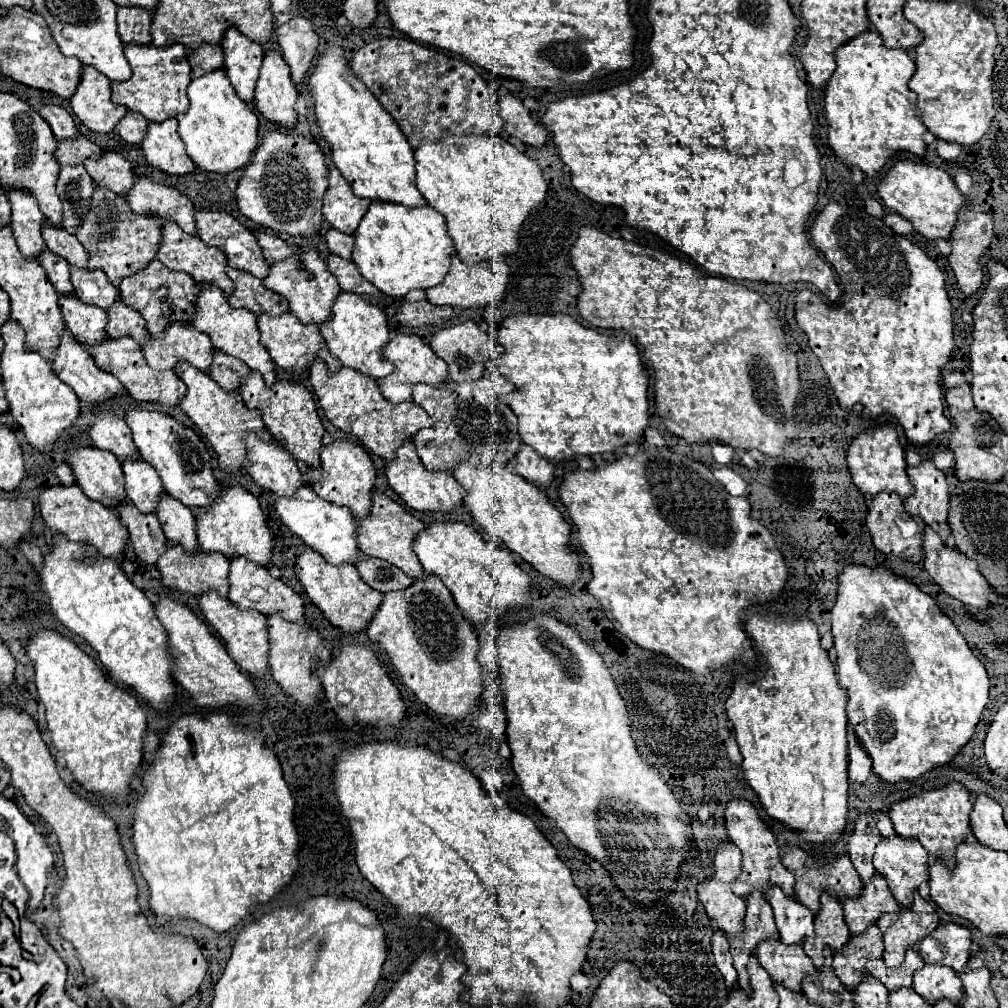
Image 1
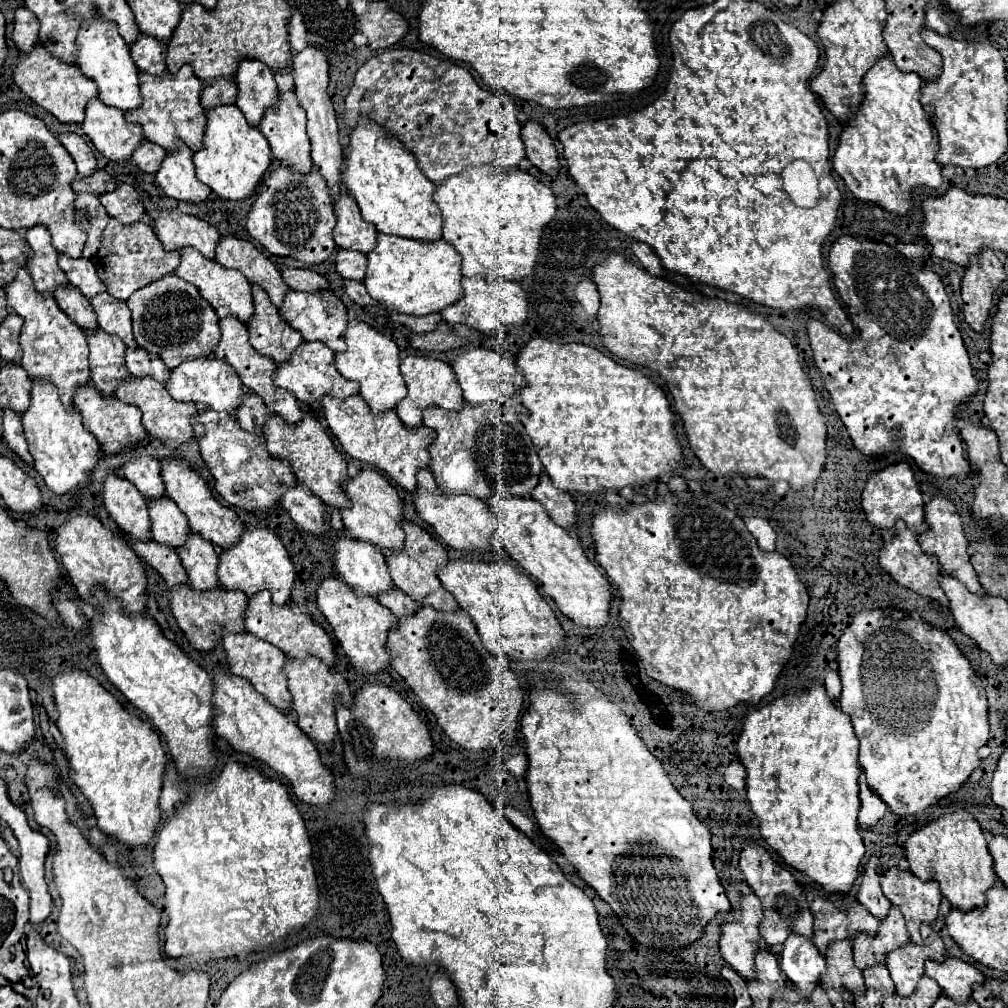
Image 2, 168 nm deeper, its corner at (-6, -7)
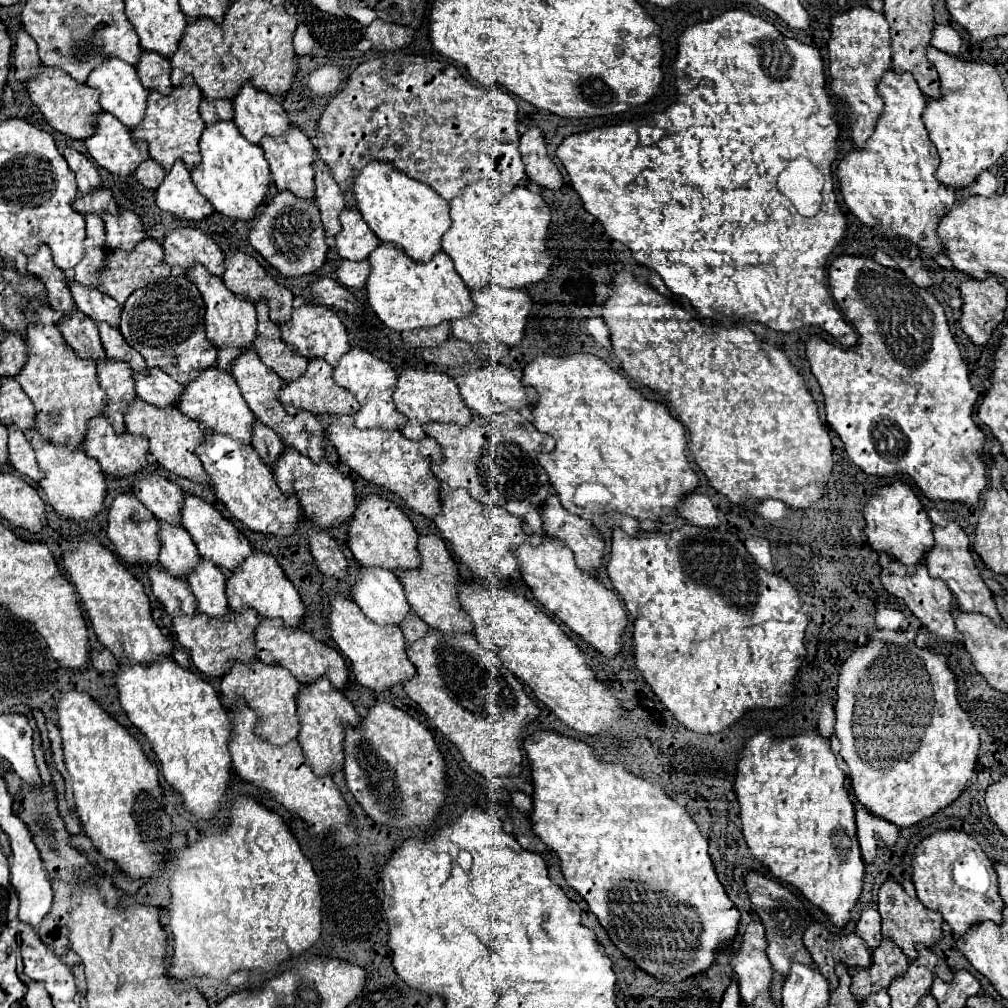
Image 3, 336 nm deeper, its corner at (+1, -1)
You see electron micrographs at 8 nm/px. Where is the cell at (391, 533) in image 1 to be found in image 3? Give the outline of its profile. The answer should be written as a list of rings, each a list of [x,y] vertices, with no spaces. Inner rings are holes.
[[[419,535],[417,551],[421,557],[421,565],[417,569],[397,571],[397,577],[405,589],[405,597],[411,605],[411,611],[417,613],[429,627],[443,633],[443,637],[453,637],[463,631],[473,631],[471,621],[467,621],[465,611],[459,605],[455,587],[459,581],[459,573],[443,539],[439,535]]]

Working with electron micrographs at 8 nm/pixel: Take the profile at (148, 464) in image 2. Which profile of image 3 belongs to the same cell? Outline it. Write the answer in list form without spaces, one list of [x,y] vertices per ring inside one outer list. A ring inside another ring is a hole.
[[[159,473],[141,475],[141,479],[133,485],[133,493],[157,519],[177,521],[177,525],[181,523],[179,509],[183,505],[183,491],[177,483]]]

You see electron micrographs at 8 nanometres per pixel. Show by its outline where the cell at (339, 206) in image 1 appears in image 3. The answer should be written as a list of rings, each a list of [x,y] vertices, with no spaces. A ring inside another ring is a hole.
[[[347,207],[341,217],[341,231],[333,237],[333,245],[343,259],[361,261],[367,259],[369,253],[379,245],[379,239],[365,225],[357,207]]]

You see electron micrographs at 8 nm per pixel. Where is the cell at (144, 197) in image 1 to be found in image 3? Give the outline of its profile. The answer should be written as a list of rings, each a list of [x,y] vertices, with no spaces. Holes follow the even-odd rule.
[[[177,227],[175,231],[169,231],[163,239],[163,251],[165,251],[165,263],[179,265],[183,269],[183,275],[187,267],[195,263],[203,263],[209,273],[223,275],[223,253],[219,245],[201,229],[195,227]]]

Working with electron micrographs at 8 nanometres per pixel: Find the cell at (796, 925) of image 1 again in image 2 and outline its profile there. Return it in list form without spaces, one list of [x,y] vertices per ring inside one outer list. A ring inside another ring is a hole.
[[[794,933],[784,943],[780,967],[786,977],[798,987],[800,997],[804,999],[810,999],[812,991],[820,987],[820,977],[826,973],[826,961],[814,943]]]

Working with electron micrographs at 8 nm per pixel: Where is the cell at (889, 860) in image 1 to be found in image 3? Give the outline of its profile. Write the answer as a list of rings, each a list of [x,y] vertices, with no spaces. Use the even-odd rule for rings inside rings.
[[[887,879],[881,887],[879,887],[879,895],[877,895],[877,905],[879,905],[879,913],[881,913],[881,929],[883,929],[883,937],[893,939],[903,953],[913,959],[917,957],[917,943],[923,943],[927,947],[933,947],[939,937],[941,937],[941,925],[943,925],[943,917],[939,911],[929,911],[917,897],[909,897],[905,893],[905,889],[893,881]]]

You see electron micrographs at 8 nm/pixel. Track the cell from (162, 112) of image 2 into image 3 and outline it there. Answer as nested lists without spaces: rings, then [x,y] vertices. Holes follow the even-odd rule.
[[[187,75],[179,87],[173,87],[173,91],[169,95],[149,91],[145,117],[139,123],[139,127],[133,129],[133,137],[147,141],[149,155],[155,161],[159,161],[161,167],[169,169],[169,165],[173,165],[173,161],[181,159],[181,161],[187,161],[187,167],[191,169],[197,161],[201,161],[197,143],[205,129],[205,123],[199,115],[199,101],[201,101],[201,89],[197,89],[191,75]]]

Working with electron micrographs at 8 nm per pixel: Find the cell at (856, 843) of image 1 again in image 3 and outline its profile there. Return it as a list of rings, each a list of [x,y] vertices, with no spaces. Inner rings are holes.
[[[867,905],[857,921],[855,931],[865,939],[869,951],[873,951],[881,941],[881,915],[875,905]]]

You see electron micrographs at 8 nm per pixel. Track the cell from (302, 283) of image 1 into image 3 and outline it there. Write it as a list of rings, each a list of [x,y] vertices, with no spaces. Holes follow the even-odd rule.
[[[305,303],[297,309],[293,309],[291,319],[285,323],[279,323],[281,335],[285,343],[293,343],[293,347],[303,355],[303,357],[325,357],[325,361],[329,365],[337,365],[339,357],[343,353],[349,351],[349,341],[347,341],[347,331],[345,325],[341,323],[339,317],[335,317],[335,313],[325,307],[325,305],[311,305]]]

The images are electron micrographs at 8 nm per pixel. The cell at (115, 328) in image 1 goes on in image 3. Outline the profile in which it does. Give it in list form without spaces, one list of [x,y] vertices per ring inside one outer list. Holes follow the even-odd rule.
[[[143,369],[135,371],[135,389],[137,395],[153,405],[175,405],[177,403],[177,393],[181,393],[181,385],[163,373],[161,369]]]

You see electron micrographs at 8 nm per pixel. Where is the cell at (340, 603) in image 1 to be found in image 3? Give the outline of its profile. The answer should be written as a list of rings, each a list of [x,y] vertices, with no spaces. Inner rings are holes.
[[[335,595],[331,599],[329,625],[331,625],[333,641],[337,643],[339,651],[351,661],[353,675],[357,683],[361,683],[363,687],[373,689],[373,691],[383,691],[415,675],[415,667],[405,655],[405,639],[403,639],[401,629],[393,625],[373,623],[345,595]]]

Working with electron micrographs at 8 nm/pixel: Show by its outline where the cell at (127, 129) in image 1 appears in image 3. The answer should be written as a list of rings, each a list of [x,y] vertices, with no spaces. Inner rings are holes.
[[[145,159],[137,171],[135,171],[135,177],[147,187],[147,189],[155,189],[157,183],[161,183],[161,177],[165,177],[165,169],[155,161],[155,159]]]

